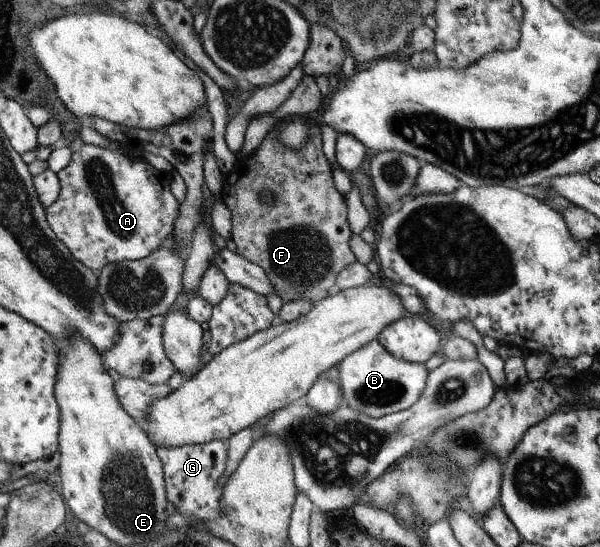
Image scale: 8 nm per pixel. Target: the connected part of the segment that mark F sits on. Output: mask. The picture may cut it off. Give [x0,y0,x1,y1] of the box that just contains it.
[221,127,356,303]

